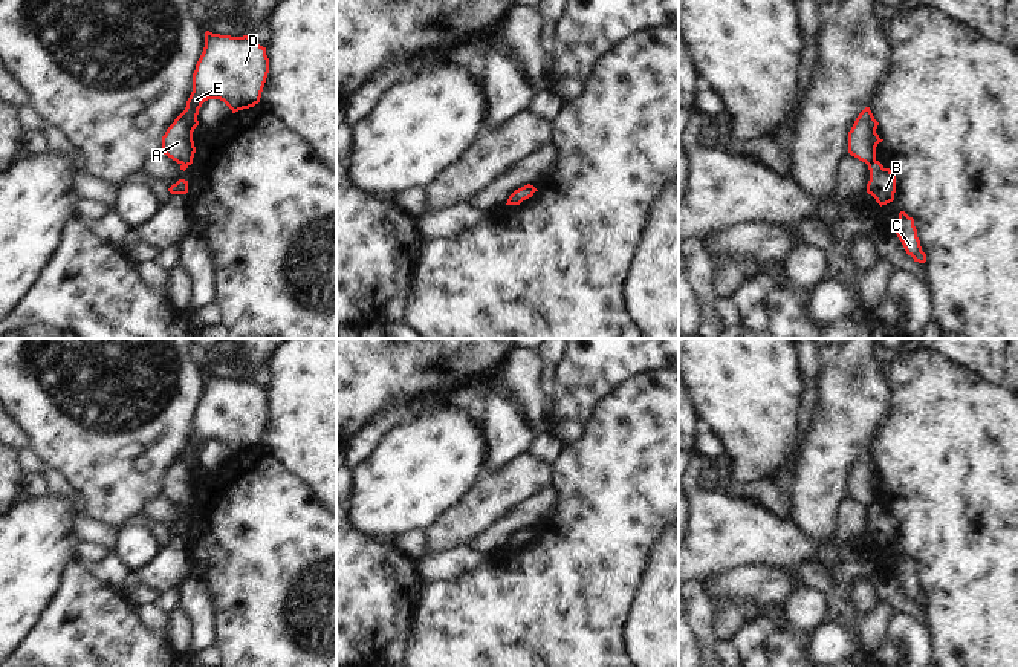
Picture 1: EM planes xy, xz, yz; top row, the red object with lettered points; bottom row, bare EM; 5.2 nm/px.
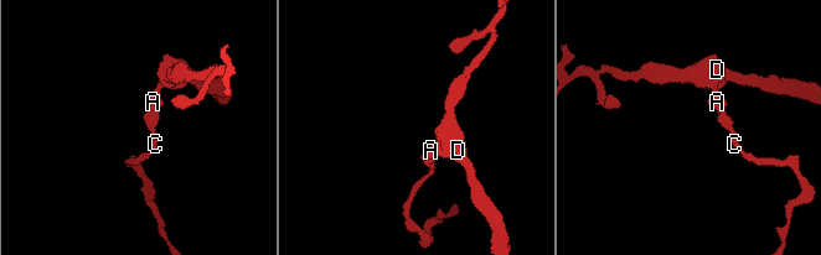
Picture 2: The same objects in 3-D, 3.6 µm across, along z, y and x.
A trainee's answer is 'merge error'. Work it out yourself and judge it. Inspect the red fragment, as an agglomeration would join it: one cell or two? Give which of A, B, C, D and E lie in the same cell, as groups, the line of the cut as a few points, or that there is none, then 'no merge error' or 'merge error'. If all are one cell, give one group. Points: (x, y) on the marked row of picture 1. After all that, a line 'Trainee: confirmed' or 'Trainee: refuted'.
A D E / B C | yz (875, 159), (868, 165) | merge error
Trainee: confirmed

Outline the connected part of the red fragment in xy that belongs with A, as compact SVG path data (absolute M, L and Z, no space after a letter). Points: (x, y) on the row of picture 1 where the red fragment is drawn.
M206 31L205 47L193 73L193 92L185 110L162 136L162 153L177 164L191 165L196 153L193 132L199 125L197 115L202 104L208 99L220 99L232 113L254 107L260 102L267 73L269 58L266 47L260 46L252 37L231 37Z

